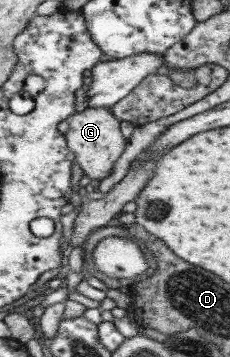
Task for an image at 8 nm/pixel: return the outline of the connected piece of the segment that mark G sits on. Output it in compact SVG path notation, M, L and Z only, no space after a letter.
M107 107L87 108L73 112L67 118L67 132L64 134L67 148L74 154L74 162L91 180L105 179L110 175L115 160L122 154L126 139L119 131L119 121Z

